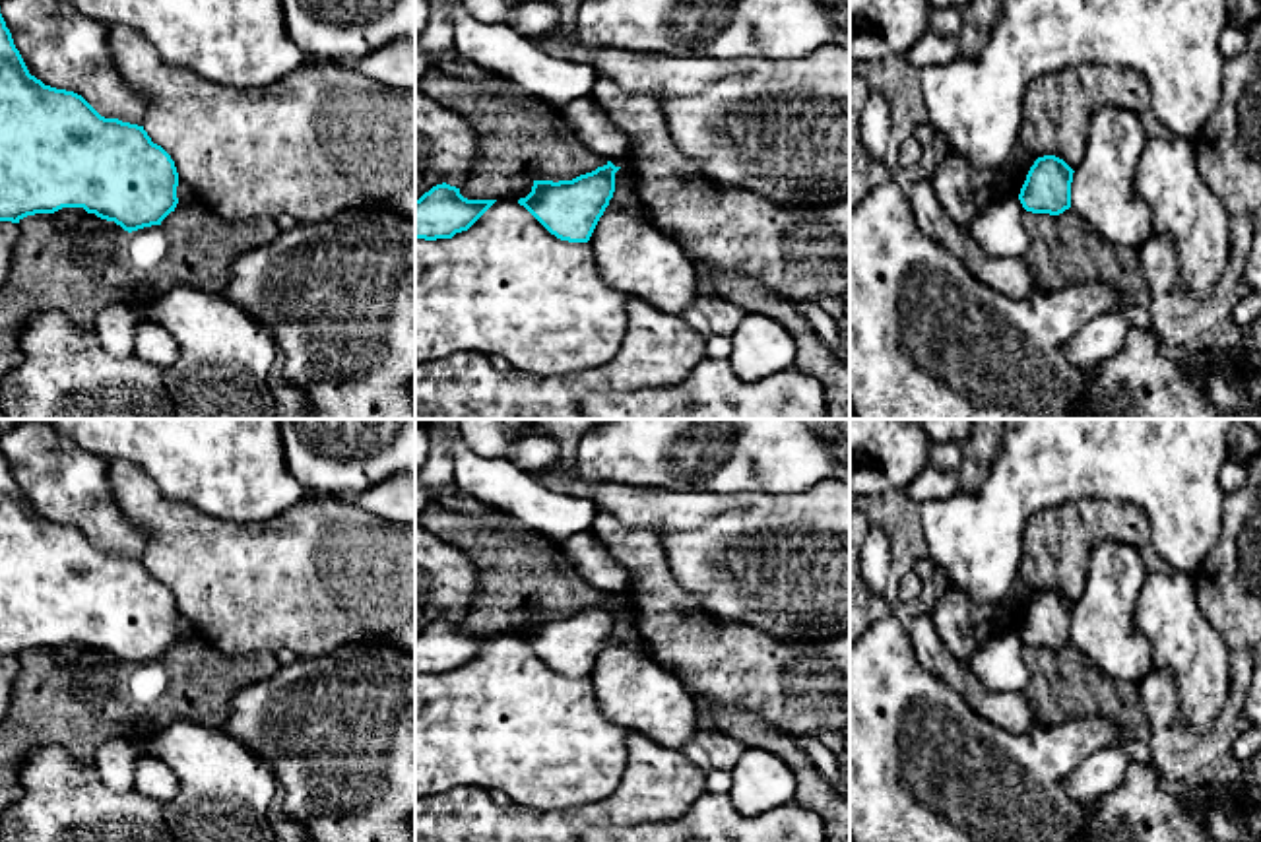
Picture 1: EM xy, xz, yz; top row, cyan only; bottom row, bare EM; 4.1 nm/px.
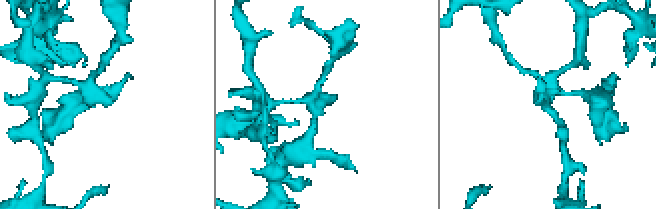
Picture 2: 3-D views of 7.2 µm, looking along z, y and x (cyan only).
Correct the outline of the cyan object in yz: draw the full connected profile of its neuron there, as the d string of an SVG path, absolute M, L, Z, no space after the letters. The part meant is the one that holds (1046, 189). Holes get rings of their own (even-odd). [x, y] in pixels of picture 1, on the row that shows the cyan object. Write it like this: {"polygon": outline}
{"polygon": "M1055 155L1034 161L1018 200L1026 211L1059 215L1071 208L1073 169Z"}

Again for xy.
{"polygon": "M0 14L0 221L83 208L132 233L161 225L175 211L178 173L171 155L151 142L144 126L101 116L81 95L45 85L29 74Z"}

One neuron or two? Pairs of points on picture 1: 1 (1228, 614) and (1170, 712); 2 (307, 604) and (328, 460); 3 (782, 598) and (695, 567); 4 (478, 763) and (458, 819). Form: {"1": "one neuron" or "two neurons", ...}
{"1": "one neuron", "2": "two neurons", "3": "one neuron", "4": "two neurons"}

